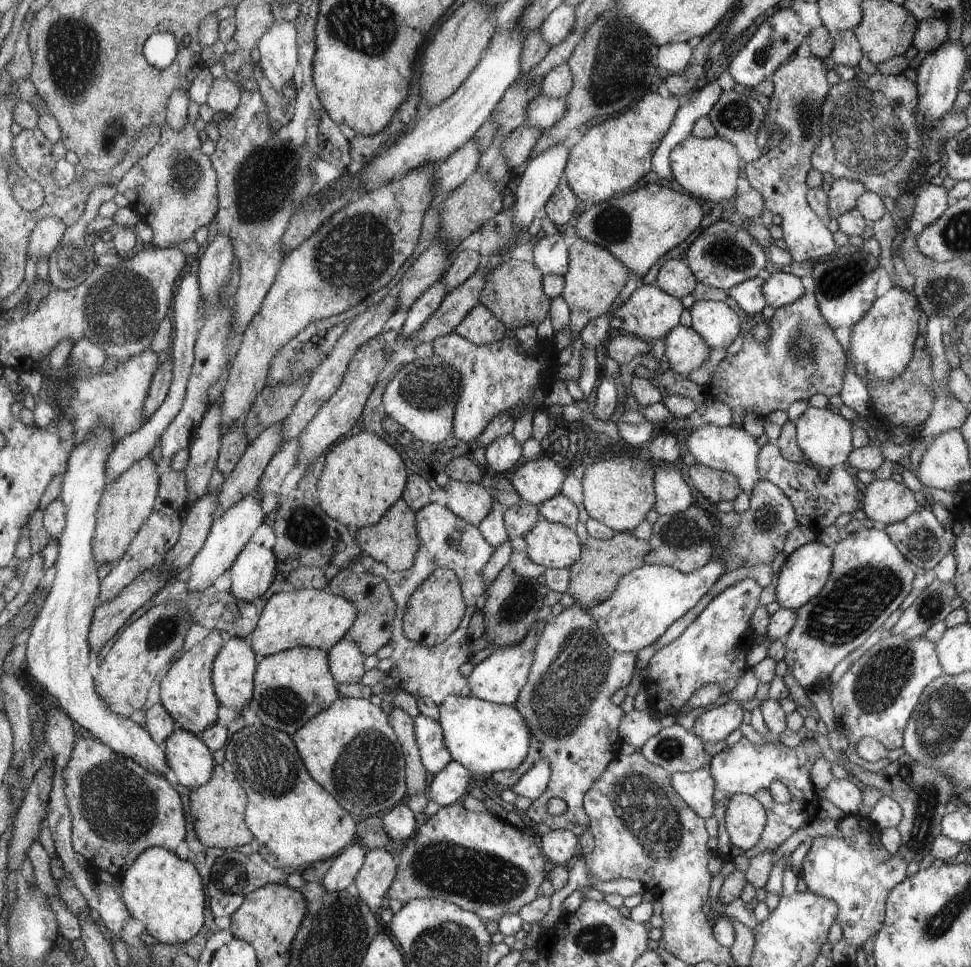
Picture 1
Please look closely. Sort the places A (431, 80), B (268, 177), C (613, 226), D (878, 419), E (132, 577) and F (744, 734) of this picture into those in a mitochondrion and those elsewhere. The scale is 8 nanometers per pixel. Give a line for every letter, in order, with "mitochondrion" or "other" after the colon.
A: other
B: mitochondrion
C: mitochondrion
D: other
E: other
F: other

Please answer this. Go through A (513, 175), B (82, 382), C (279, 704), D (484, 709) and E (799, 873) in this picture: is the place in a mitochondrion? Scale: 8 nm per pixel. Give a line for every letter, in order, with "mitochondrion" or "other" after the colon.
A: other
B: mitochondrion
C: mitochondrion
D: other
E: other

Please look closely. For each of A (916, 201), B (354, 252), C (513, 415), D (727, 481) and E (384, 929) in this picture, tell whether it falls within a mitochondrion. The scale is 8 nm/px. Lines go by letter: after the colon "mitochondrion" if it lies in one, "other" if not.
A: other
B: mitochondrion
C: other
D: other
E: other

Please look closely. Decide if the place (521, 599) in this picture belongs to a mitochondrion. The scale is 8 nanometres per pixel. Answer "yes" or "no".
yes

